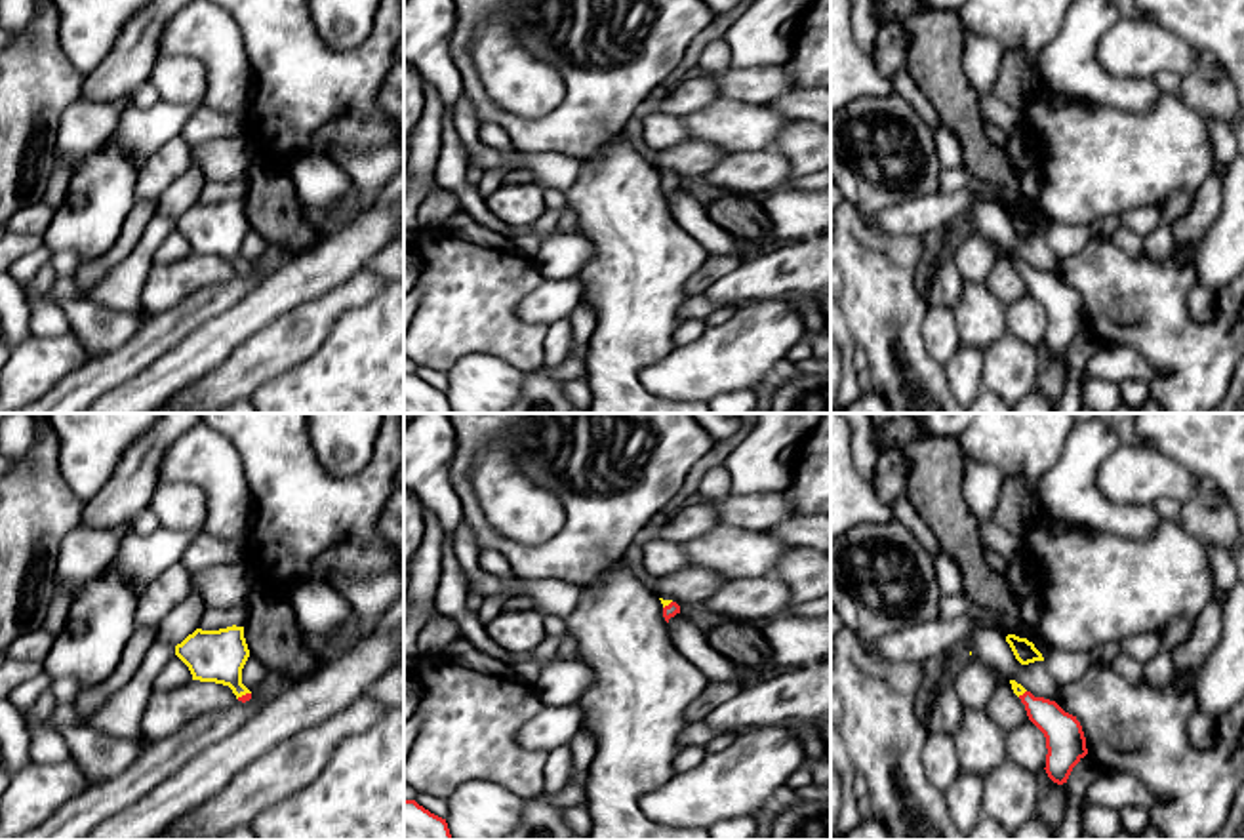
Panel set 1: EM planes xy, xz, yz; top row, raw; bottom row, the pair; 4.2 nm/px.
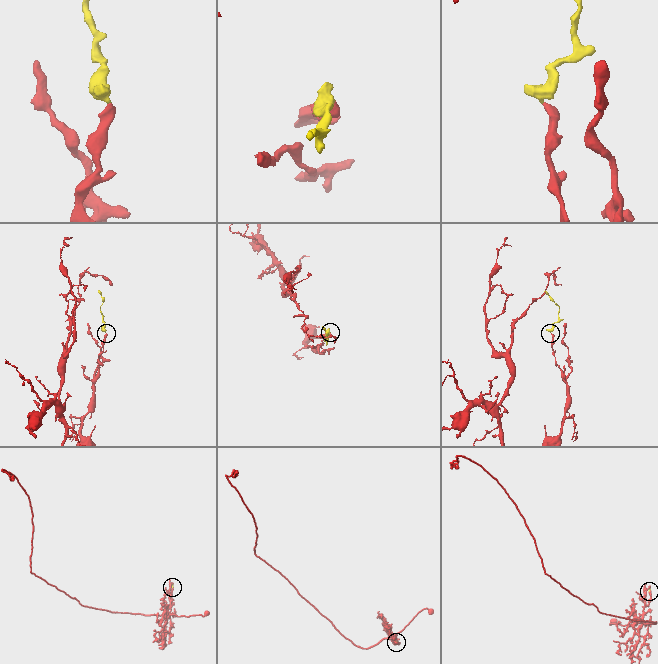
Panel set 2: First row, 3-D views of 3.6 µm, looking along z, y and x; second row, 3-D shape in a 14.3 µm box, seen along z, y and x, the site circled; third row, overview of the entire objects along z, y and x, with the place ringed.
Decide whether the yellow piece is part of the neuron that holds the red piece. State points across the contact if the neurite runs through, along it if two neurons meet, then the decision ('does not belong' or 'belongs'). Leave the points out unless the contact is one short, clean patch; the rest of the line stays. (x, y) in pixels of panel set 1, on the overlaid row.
runs through xy (248, 696), (242, 696), (231, 675), (212, 656); belongs

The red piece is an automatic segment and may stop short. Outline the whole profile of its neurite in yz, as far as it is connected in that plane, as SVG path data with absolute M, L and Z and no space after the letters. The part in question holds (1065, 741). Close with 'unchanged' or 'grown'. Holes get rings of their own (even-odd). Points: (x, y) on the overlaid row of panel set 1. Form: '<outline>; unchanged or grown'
M1010 680L1013 693L1025 705L1029 720L1046 737L1046 773L1063 785L1073 768L1088 754L1086 737L1076 716L1065 712L1055 701L1034 697L1015 680Z; grown

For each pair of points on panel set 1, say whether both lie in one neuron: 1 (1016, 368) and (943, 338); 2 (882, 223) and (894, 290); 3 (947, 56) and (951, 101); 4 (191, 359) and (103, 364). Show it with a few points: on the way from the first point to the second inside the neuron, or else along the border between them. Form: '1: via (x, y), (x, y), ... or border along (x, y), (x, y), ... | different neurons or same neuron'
1: via (999, 351), (982, 334), (961, 334) | same neuron
2: border along (863, 214), (877, 231), (921, 237) | different neurons
3: via (947, 67), (949, 90) | same neuron
4: via (170, 364), (124, 364) | same neuron

